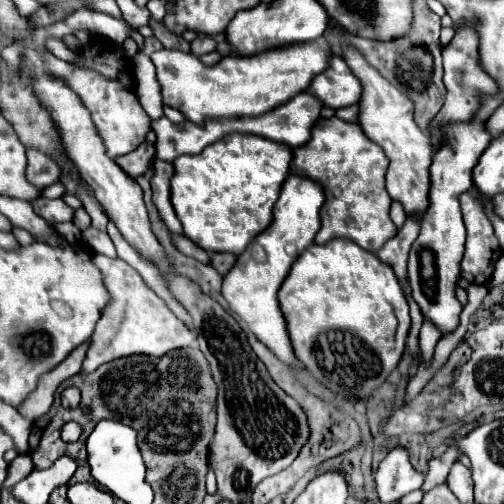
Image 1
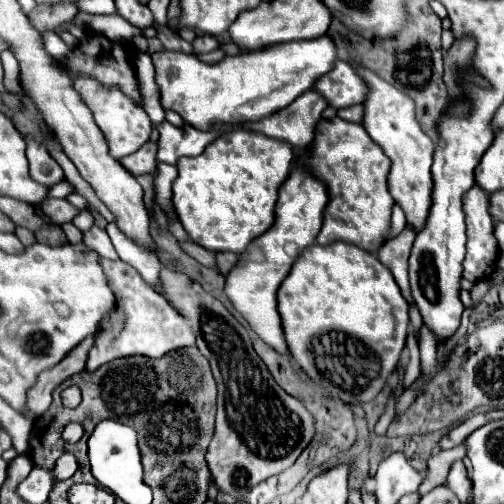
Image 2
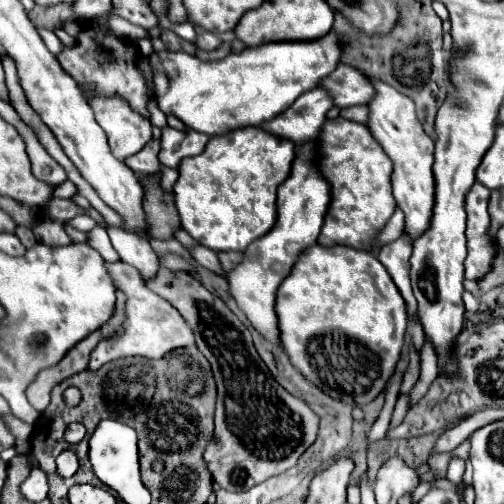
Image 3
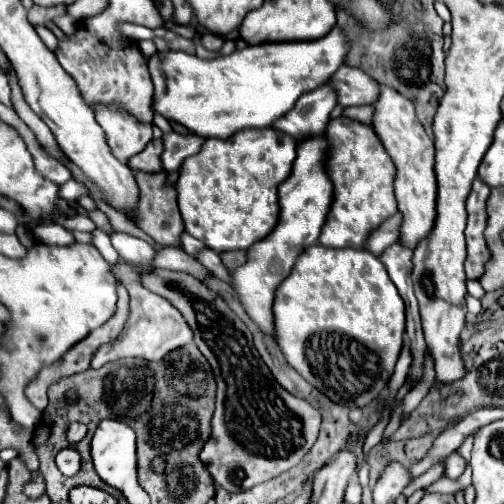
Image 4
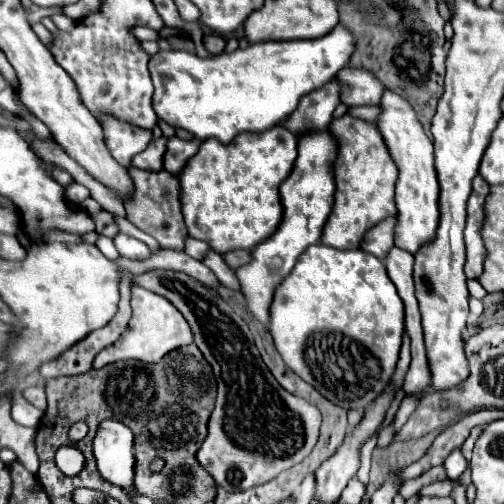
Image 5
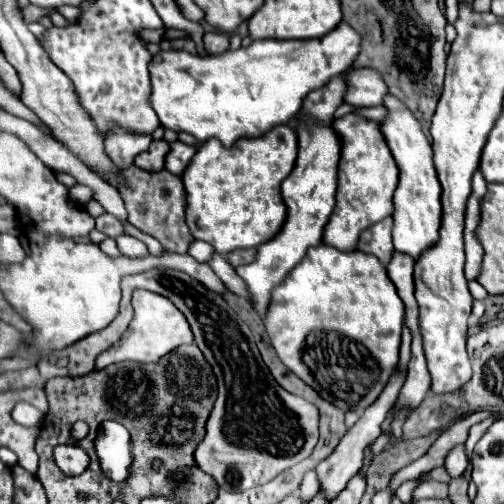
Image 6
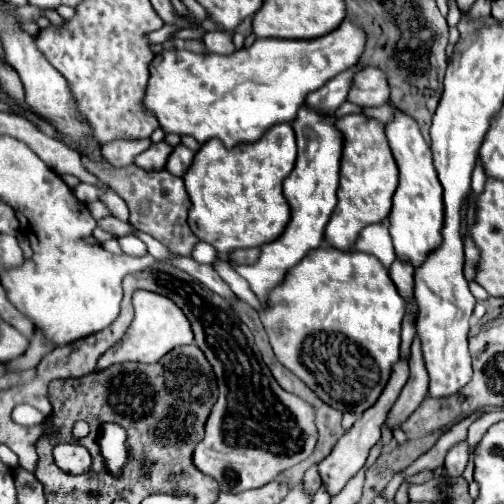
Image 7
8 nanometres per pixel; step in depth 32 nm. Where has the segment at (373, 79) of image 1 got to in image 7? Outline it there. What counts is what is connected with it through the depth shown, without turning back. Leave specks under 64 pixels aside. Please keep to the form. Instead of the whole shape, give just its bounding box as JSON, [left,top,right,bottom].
[386,112,444,268]

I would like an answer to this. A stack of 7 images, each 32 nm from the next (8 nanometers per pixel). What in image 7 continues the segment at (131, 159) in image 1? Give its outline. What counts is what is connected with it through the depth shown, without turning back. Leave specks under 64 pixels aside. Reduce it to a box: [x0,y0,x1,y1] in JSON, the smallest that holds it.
[136,140,174,170]

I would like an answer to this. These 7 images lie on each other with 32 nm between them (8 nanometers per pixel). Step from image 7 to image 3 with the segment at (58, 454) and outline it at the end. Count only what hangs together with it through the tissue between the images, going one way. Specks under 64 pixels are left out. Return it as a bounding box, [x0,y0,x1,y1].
[56,450,78,478]

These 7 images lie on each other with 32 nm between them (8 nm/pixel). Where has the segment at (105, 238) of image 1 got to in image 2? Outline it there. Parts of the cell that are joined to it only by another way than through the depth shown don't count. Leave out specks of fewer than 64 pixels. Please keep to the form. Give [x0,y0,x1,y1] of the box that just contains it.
[84,226,118,260]

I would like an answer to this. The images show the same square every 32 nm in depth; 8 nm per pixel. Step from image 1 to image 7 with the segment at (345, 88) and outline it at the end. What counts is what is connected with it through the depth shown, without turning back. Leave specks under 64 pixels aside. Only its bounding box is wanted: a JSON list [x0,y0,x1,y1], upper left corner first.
[348,68,390,108]

